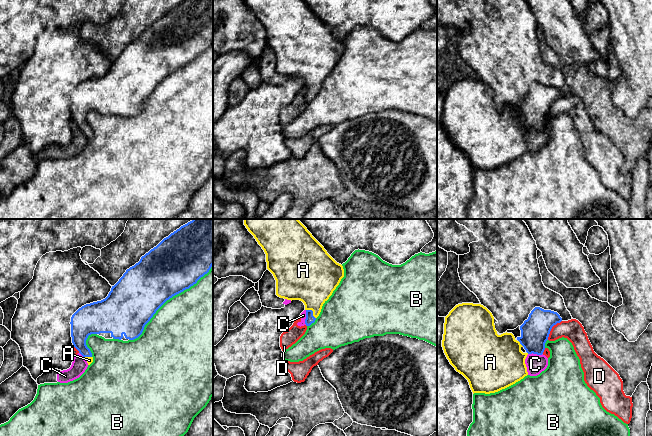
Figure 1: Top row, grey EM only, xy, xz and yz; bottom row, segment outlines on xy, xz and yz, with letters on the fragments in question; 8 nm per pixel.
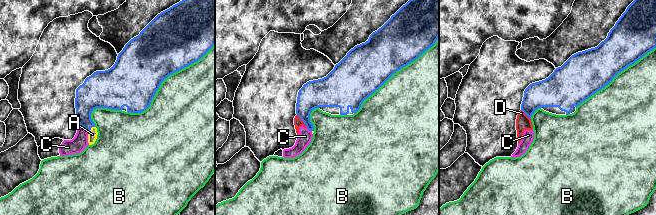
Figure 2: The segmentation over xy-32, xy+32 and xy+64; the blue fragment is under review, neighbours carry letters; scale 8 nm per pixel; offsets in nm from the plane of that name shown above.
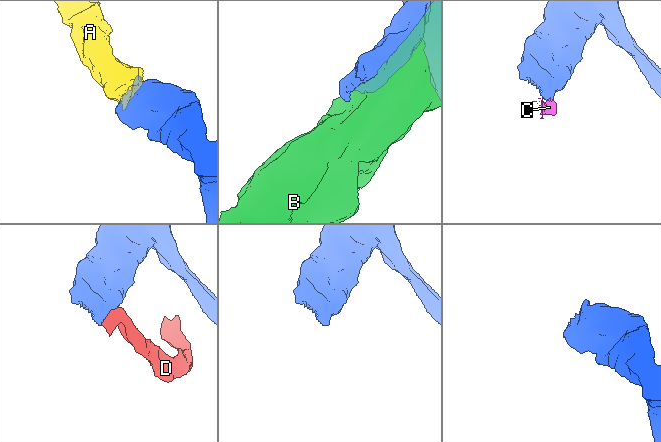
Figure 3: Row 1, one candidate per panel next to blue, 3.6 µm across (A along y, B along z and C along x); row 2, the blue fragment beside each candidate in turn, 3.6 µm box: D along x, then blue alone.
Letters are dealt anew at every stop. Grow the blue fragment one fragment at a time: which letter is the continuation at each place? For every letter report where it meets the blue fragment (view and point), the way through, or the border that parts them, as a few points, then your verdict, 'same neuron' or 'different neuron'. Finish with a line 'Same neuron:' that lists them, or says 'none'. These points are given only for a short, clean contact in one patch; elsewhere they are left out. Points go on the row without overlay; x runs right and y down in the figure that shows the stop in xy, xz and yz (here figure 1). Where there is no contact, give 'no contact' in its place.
A: contact xz (312, 88); same neuron
B: contact xy (168, 75); different neuron
C: contact xz (306, 93); border xz (306, 86), (305, 100); different neuron
D: contact yz (551, 104); different neuron
Same neuron: A

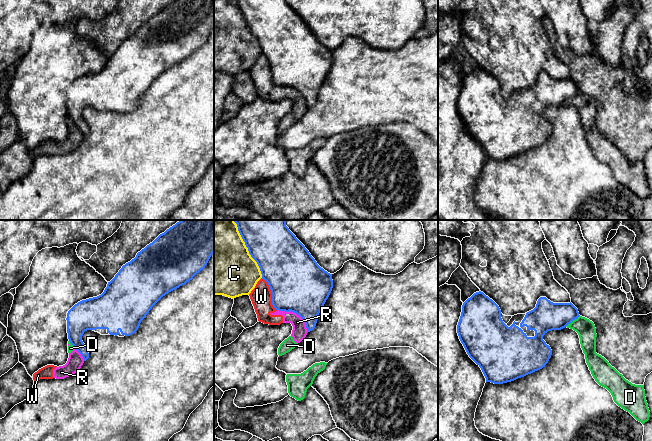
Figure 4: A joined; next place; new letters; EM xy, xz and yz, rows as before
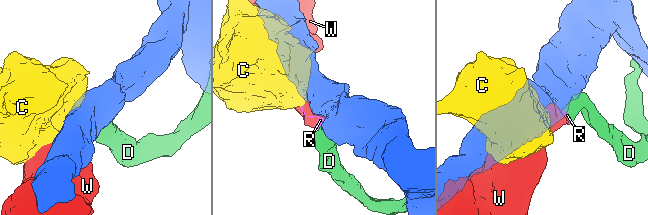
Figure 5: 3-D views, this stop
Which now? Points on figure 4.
C: contact xz (248, 26); different neuron
D: contact yz (572, 96); different neuron
R: contact xz (296, 89); border xz (277, 85), (295, 88), (302, 95), (308, 107); different neuron
W: contact xz (272, 70); different neuron
Same neuron: none

